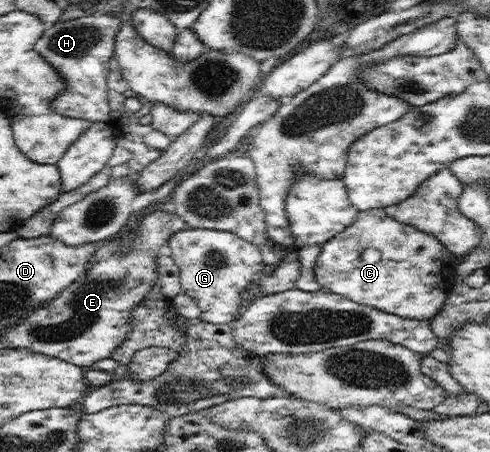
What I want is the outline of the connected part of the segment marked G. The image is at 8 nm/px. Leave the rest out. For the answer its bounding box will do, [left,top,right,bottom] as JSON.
[167,228,266,324]

